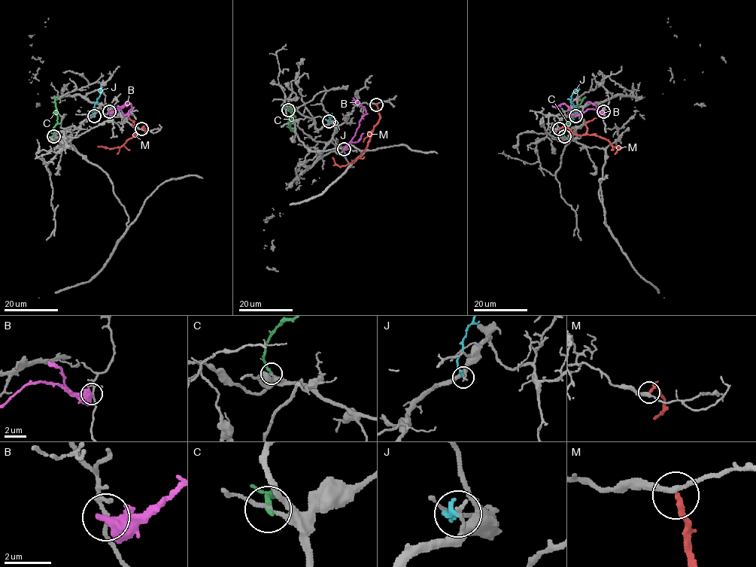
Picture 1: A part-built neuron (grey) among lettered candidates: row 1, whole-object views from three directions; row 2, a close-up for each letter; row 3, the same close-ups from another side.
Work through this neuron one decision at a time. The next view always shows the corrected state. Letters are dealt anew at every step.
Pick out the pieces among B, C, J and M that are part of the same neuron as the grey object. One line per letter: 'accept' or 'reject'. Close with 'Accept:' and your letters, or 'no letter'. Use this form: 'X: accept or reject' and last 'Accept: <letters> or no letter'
B: reject
C: reject
J: reject
M: reject
Accept: no letter

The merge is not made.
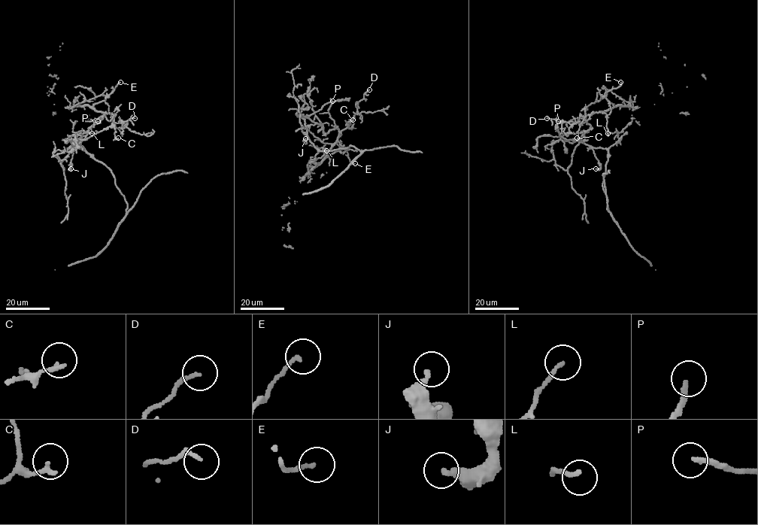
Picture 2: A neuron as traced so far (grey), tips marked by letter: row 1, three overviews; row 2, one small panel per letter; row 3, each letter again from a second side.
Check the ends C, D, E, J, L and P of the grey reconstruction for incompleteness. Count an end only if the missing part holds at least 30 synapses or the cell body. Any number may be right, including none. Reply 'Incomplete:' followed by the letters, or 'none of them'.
Incomplete: P

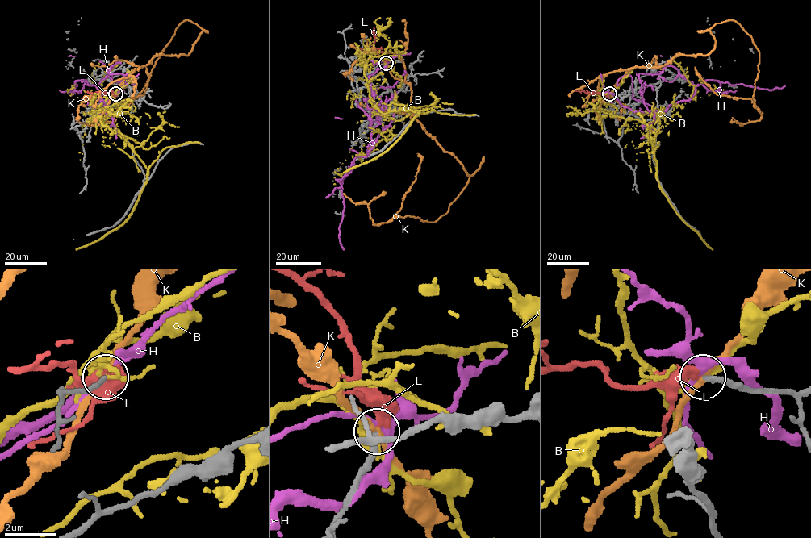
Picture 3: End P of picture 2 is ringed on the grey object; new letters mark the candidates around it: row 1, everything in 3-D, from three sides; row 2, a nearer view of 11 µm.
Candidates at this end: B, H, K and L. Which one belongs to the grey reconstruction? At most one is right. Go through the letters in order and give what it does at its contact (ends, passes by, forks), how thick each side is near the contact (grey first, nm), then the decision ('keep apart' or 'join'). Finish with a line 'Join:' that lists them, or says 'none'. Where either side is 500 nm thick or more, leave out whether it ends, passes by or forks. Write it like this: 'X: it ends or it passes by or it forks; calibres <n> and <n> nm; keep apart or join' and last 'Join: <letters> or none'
B: it passes by; calibres 220 and 400 nm; keep apart
H: it forks; calibres 190 and 240 nm; keep apart
K: it passes by; calibres 220 and 200 nm; keep apart
L: it ends; calibres 200 and 360 nm; join
Join: L

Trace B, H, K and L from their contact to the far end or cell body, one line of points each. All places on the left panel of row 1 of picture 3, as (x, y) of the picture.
B: (114, 94), (102, 103), (95, 116), (119, 135), (144, 165), (146, 183), (132, 213), (121, 225), (76, 249)
H: (115, 93), (99, 106), (104, 111), (101, 114), (103, 100), (98, 86), (76, 80), (72, 89), (77, 85)
K: (115, 94), (153, 57), (188, 54), (202, 30), (183, 21), (123, 108), (144, 95), (145, 67)
L: (114, 94), (104, 91)

